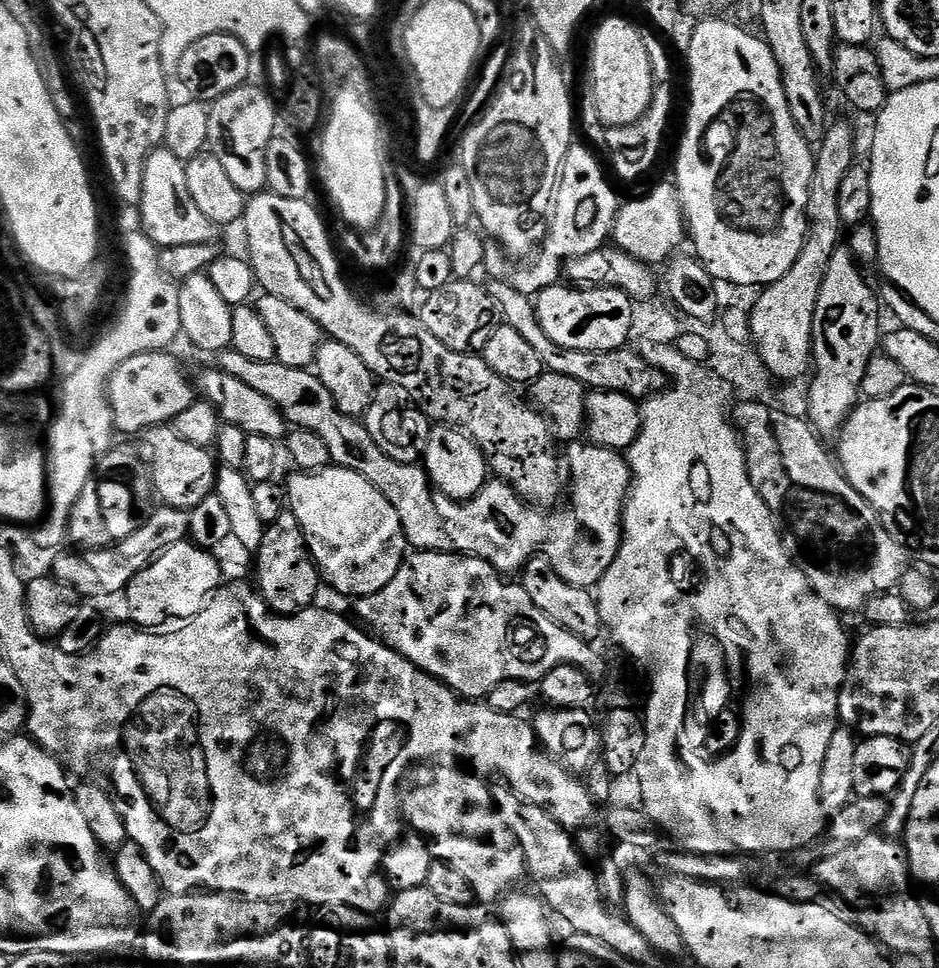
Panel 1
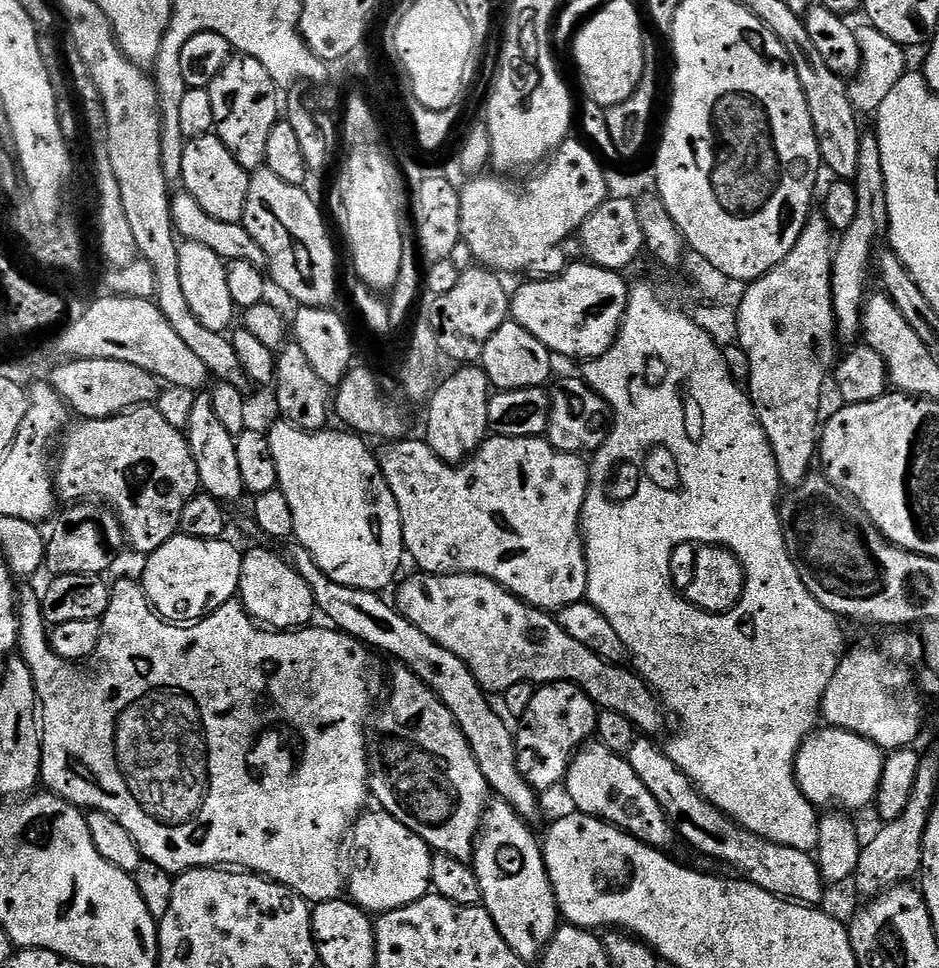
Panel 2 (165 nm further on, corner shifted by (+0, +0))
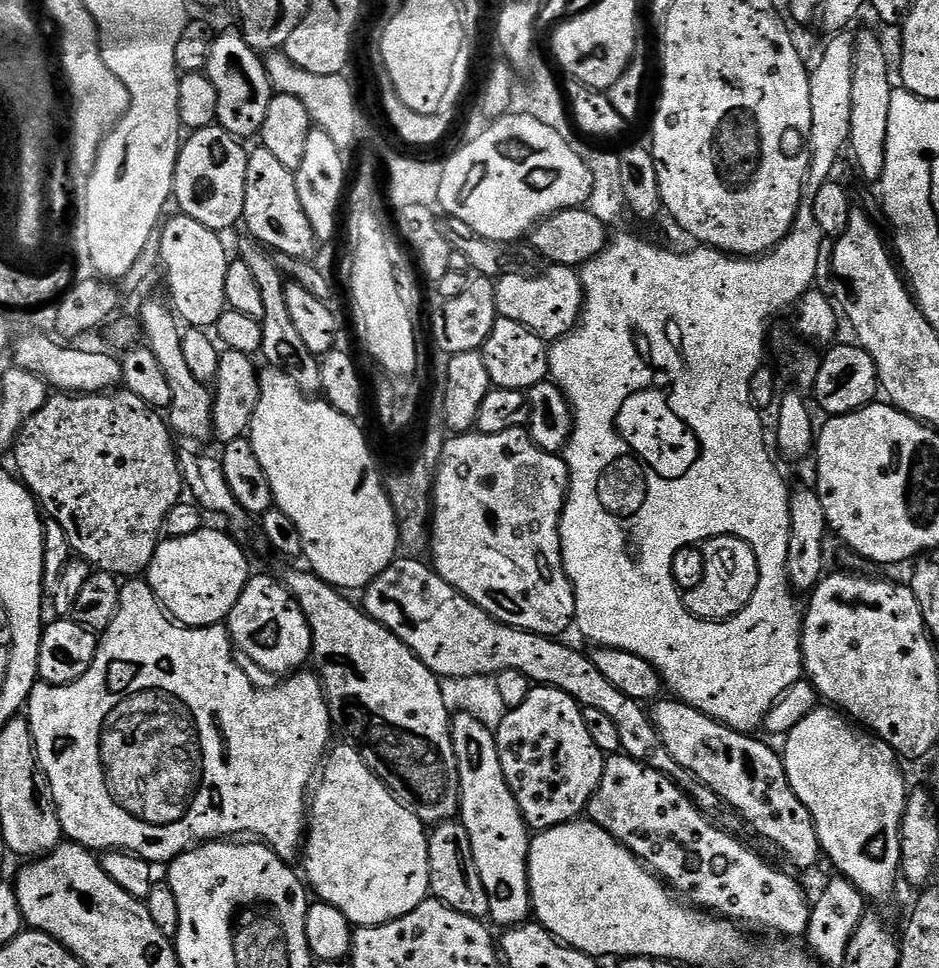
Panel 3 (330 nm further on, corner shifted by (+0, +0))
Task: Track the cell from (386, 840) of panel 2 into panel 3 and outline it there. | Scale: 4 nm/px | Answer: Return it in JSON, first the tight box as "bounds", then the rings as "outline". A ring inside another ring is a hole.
{"bounds":[302,742,429,928],"outline":[[[345,742],[335,748],[336,745],[327,753],[315,785],[316,793],[314,788],[310,796],[306,839],[302,844],[302,876],[317,901],[342,910],[356,928],[373,928],[410,914],[410,910],[429,899],[428,832],[426,825],[410,814],[410,810],[406,810],[406,806],[402,806],[370,771],[355,744]]]}

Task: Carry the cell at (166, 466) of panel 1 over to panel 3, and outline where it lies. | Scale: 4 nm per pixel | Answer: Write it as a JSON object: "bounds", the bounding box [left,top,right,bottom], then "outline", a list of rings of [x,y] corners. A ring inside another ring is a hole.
{"bounds":[14,390,185,578],"outline":[[[113,390],[107,394],[52,394],[49,395],[48,400],[42,406],[37,413],[34,413],[32,417],[21,426],[20,432],[16,436],[14,443],[14,451],[16,450],[16,468],[15,471],[18,473],[19,479],[22,481],[25,488],[36,497],[36,503],[49,517],[55,518],[58,523],[61,524],[62,530],[65,531],[65,536],[68,539],[68,544],[71,548],[71,551],[75,553],[79,559],[86,561],[93,569],[109,572],[111,576],[117,578],[136,578],[141,574],[147,573],[150,562],[154,558],[156,553],[156,545],[161,539],[162,533],[164,531],[164,523],[166,522],[166,514],[170,514],[170,510],[175,504],[181,503],[182,493],[185,491],[184,479],[180,476],[180,463],[176,461],[176,449],[177,445],[172,444],[172,439],[174,439],[173,433],[170,431],[169,425],[166,423],[165,417],[161,415],[157,409],[152,408],[146,402],[142,402],[142,398],[138,398],[134,394],[130,394],[126,390]]]}

